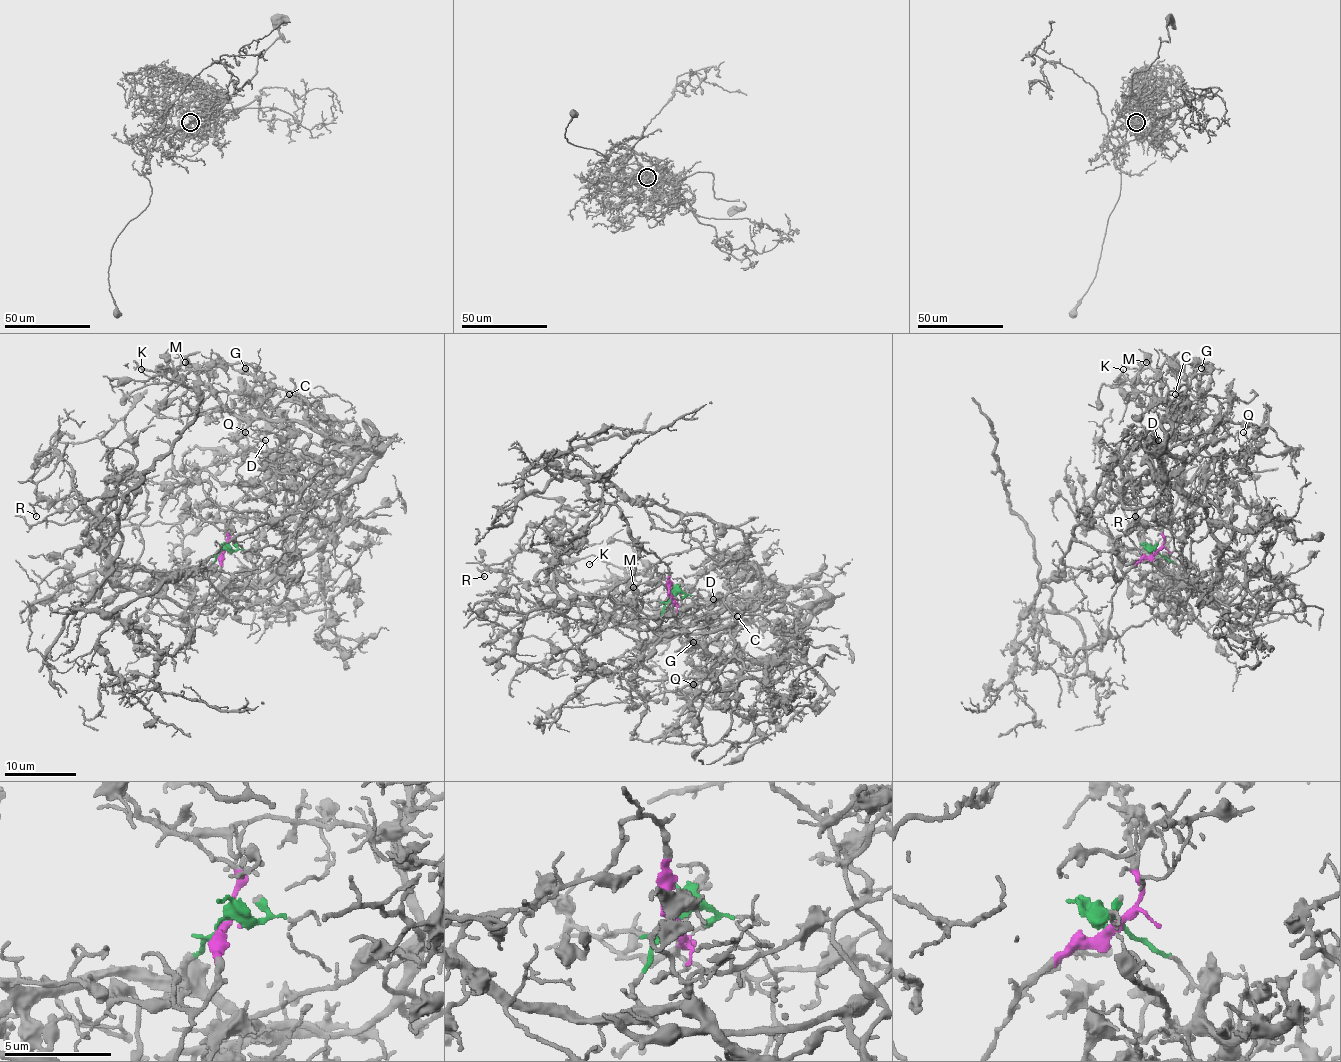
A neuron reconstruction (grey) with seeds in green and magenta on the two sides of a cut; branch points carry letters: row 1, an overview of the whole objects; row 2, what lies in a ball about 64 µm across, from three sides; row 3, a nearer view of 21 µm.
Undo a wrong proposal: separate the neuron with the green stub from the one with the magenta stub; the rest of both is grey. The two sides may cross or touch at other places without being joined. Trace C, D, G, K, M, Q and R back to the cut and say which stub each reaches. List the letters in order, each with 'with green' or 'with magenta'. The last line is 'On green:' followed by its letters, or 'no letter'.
C: with green
D: with green
G: with green
K: with green
M: with green
Q: with green
R: with green
On green: C, D, G, K, M, Q, R

